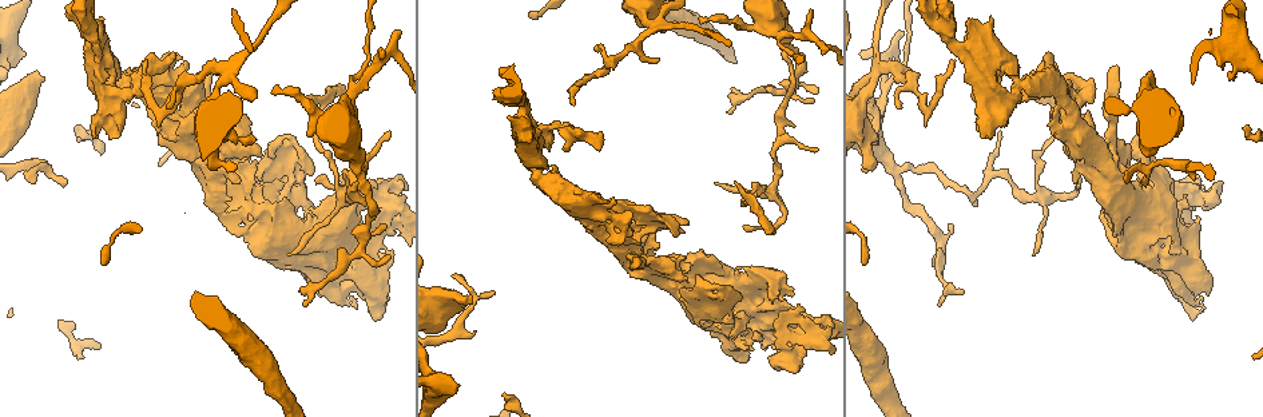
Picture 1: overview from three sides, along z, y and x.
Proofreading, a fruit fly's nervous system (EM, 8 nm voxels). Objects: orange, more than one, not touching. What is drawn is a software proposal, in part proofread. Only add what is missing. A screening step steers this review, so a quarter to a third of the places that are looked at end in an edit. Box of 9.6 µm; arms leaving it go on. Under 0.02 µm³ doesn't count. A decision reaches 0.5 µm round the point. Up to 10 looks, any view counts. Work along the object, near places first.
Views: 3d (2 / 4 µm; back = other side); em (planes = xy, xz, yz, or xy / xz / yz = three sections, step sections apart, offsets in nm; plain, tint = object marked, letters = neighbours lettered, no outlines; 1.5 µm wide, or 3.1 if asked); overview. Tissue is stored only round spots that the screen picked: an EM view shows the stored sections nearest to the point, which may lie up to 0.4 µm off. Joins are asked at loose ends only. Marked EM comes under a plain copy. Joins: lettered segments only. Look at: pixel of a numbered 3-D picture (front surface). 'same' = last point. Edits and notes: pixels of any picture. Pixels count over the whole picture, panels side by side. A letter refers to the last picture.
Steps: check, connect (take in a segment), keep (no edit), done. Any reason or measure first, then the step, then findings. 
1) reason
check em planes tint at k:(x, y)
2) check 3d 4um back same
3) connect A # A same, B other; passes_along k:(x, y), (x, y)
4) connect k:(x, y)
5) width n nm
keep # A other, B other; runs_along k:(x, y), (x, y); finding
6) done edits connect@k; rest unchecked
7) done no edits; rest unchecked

branch stops here
check em planes letters at 1:(67, 180)

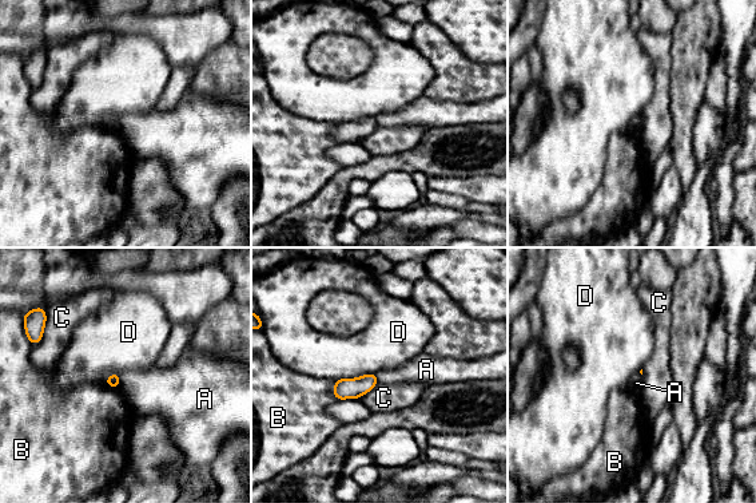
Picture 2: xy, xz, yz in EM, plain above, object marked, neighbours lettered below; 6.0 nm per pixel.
keep # A other, B other, C other, D other; border 2:(120, 376), (118, 387); none of them fits

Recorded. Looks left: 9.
an open end
check em xy step 4 letters at 1:(736, 182)

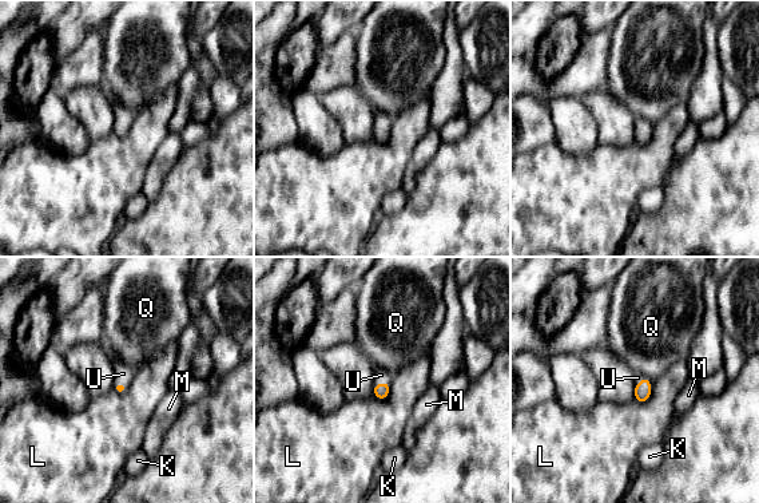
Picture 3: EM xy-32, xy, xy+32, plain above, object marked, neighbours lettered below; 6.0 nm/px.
longest_contact L 150 nm
keep # K other, L other, M other, Q other, U other; border 3:(374, 384), (386, 380), (389, 388); no lettered segment goes on from it

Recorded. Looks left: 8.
an open end
check 3d 2um at 1:(176, 73)

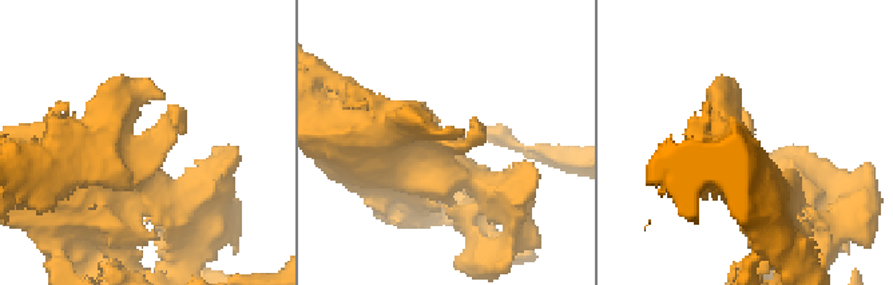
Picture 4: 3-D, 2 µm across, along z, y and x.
now the EM
check em xy step 4 letters at 4:(149, 153)

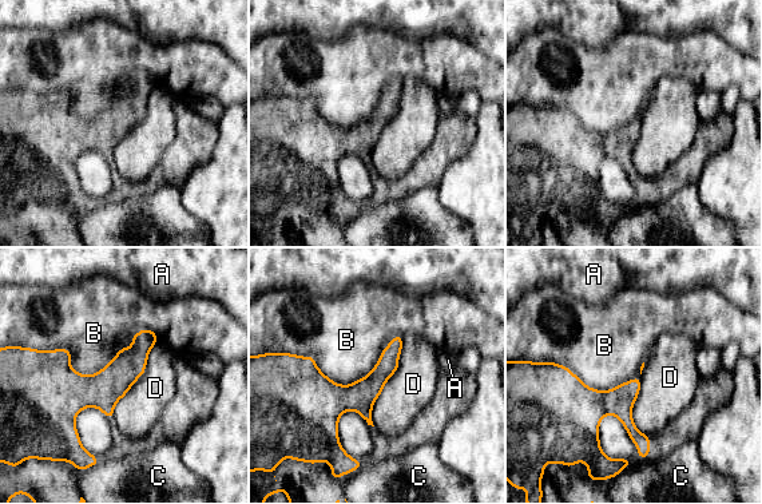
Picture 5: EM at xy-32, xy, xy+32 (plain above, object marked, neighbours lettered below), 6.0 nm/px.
another direction
check em planes letters same

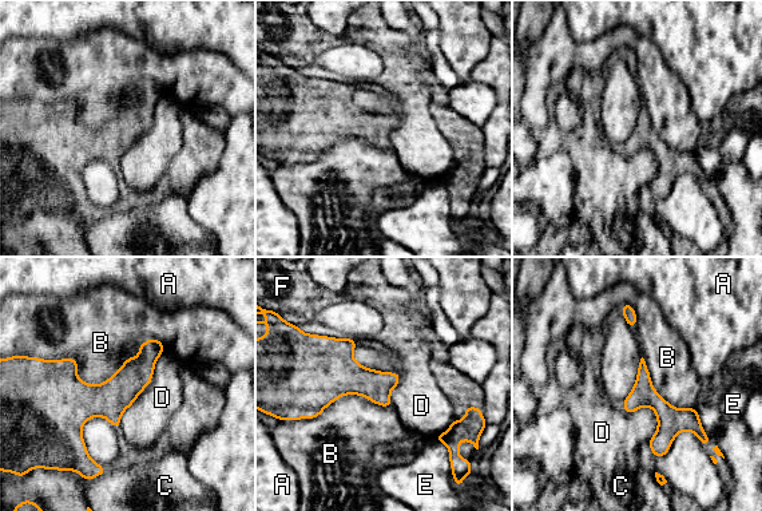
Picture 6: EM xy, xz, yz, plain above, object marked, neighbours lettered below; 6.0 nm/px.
keep # A other, B other, C other, D other, E other, F other; no lettered segment goes on from it

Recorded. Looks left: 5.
an open end
check em yz step 4 letters at 1:(472, 296)

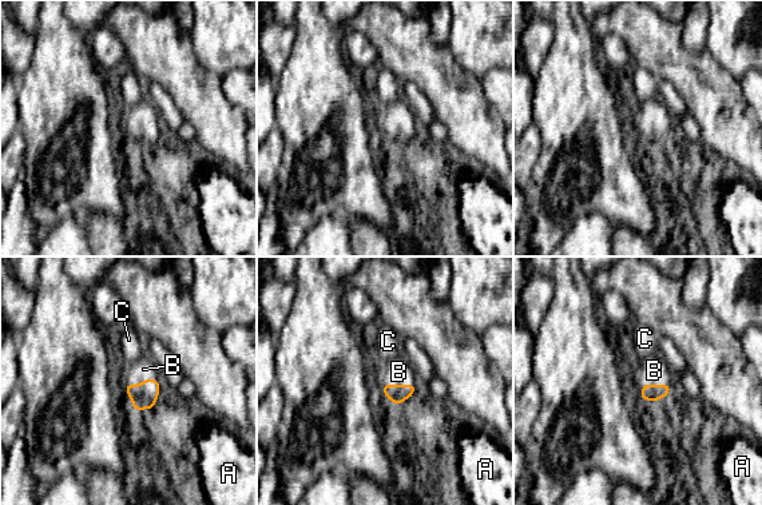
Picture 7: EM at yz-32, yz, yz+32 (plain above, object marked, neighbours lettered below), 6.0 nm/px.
another direction
check em planes letters same

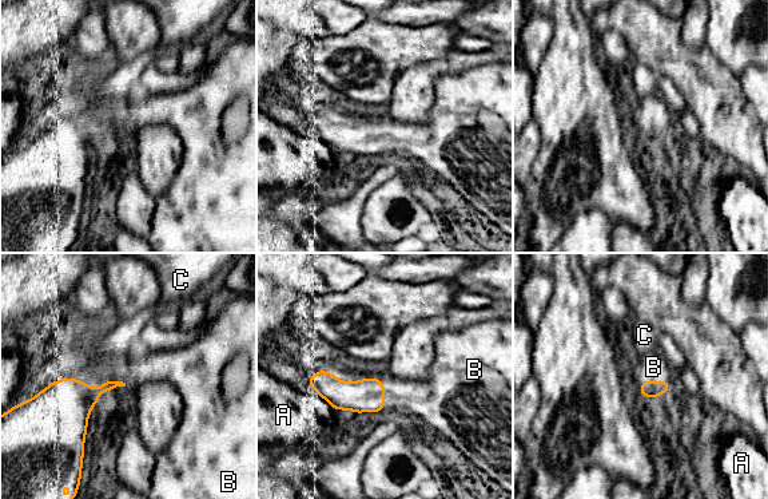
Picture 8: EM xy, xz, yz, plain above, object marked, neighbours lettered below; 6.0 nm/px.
connect B # A other, B same, C other; passes_along 8:(367, 395), (384, 395), (421, 402); it goes on there

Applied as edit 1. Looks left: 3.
done edits connect@8; rest unchecked

